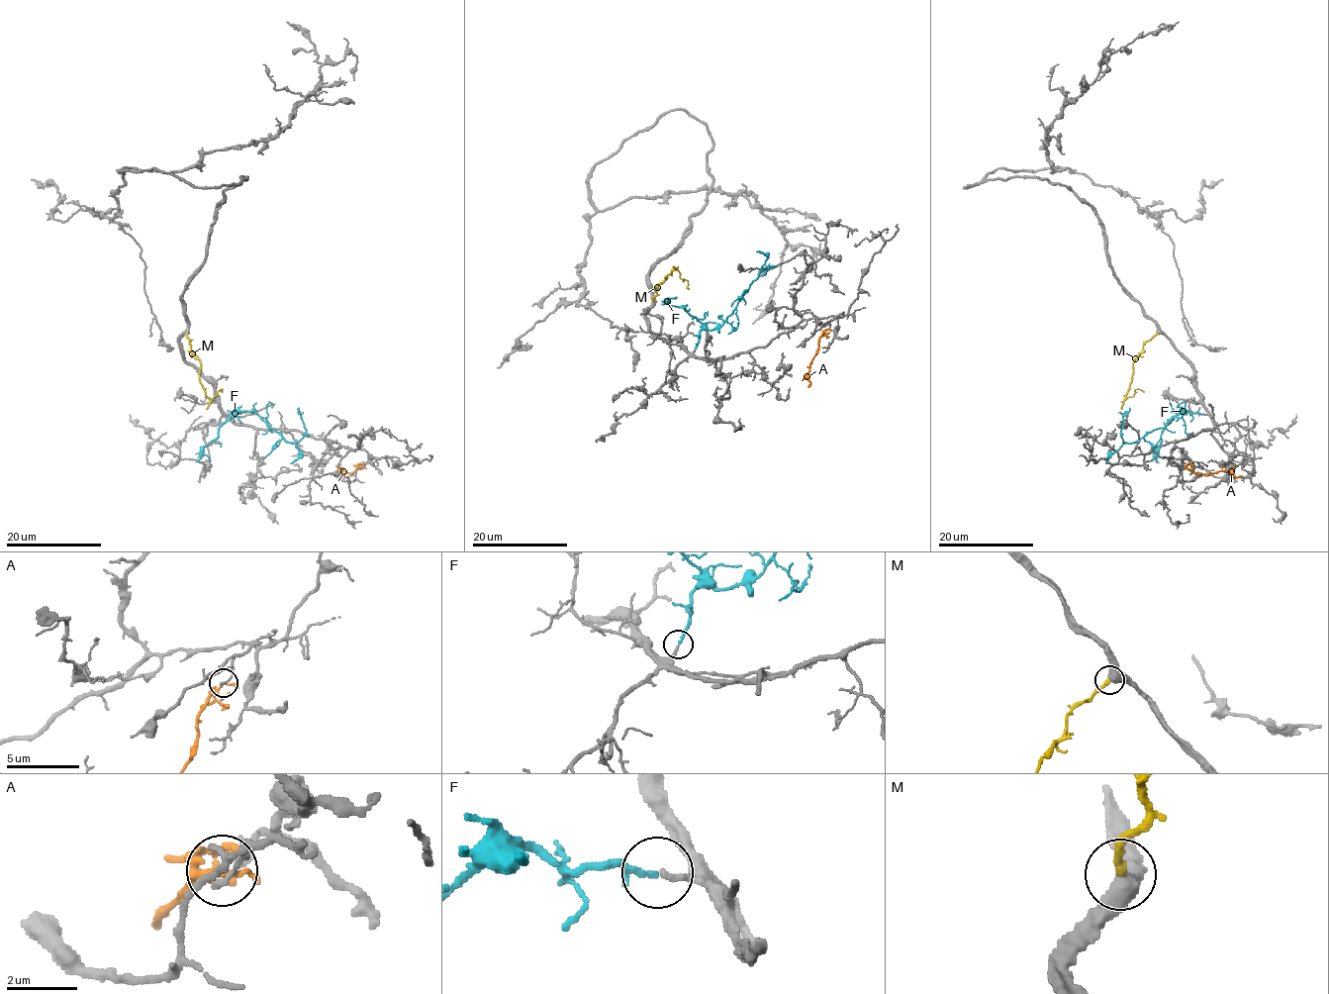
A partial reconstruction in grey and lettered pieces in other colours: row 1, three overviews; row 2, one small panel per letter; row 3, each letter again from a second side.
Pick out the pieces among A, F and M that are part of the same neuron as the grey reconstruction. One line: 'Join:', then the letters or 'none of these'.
Join: F, M

